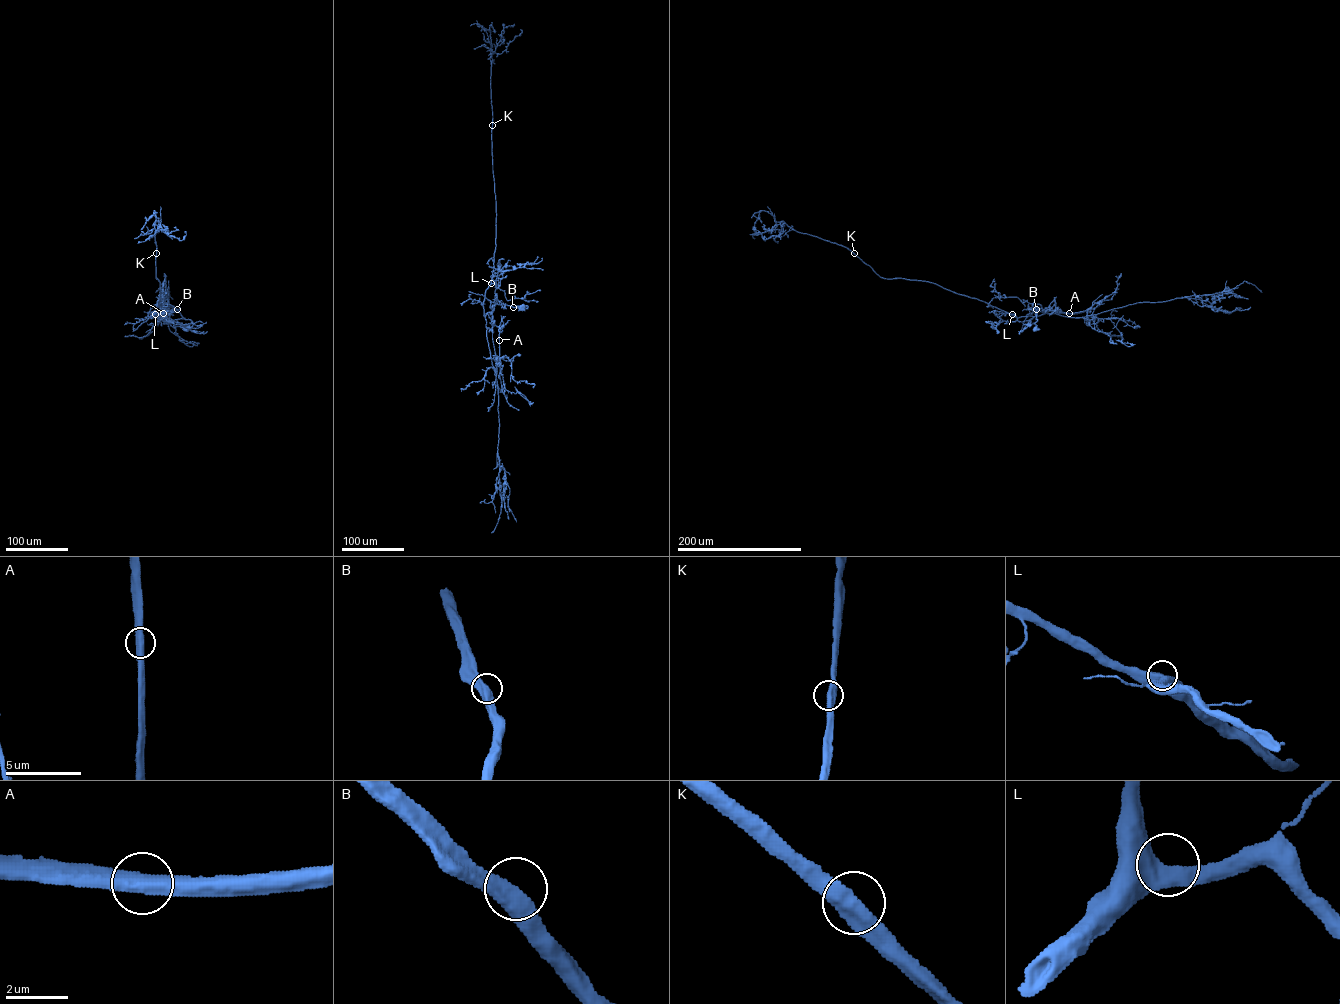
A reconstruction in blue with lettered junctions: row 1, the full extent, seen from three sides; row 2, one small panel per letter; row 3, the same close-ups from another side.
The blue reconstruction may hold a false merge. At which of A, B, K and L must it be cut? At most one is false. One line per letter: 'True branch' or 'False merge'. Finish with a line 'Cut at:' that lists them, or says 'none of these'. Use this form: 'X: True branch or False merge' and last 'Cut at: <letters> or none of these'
A: True branch
B: True branch
K: True branch
L: True branch
Cut at: none of these

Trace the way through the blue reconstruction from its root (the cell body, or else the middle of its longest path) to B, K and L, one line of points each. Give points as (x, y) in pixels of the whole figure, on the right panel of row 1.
B: (1035, 329), (1036, 309)
K: (1035, 329), (1033, 303), (1039, 304), (1044, 314), (1017, 318), (932, 283), (881, 277), (854, 253)
L: (1035, 329), (1037, 319), (1033, 303), (1039, 304), (1043, 314), (1017, 318), (1012, 314)

